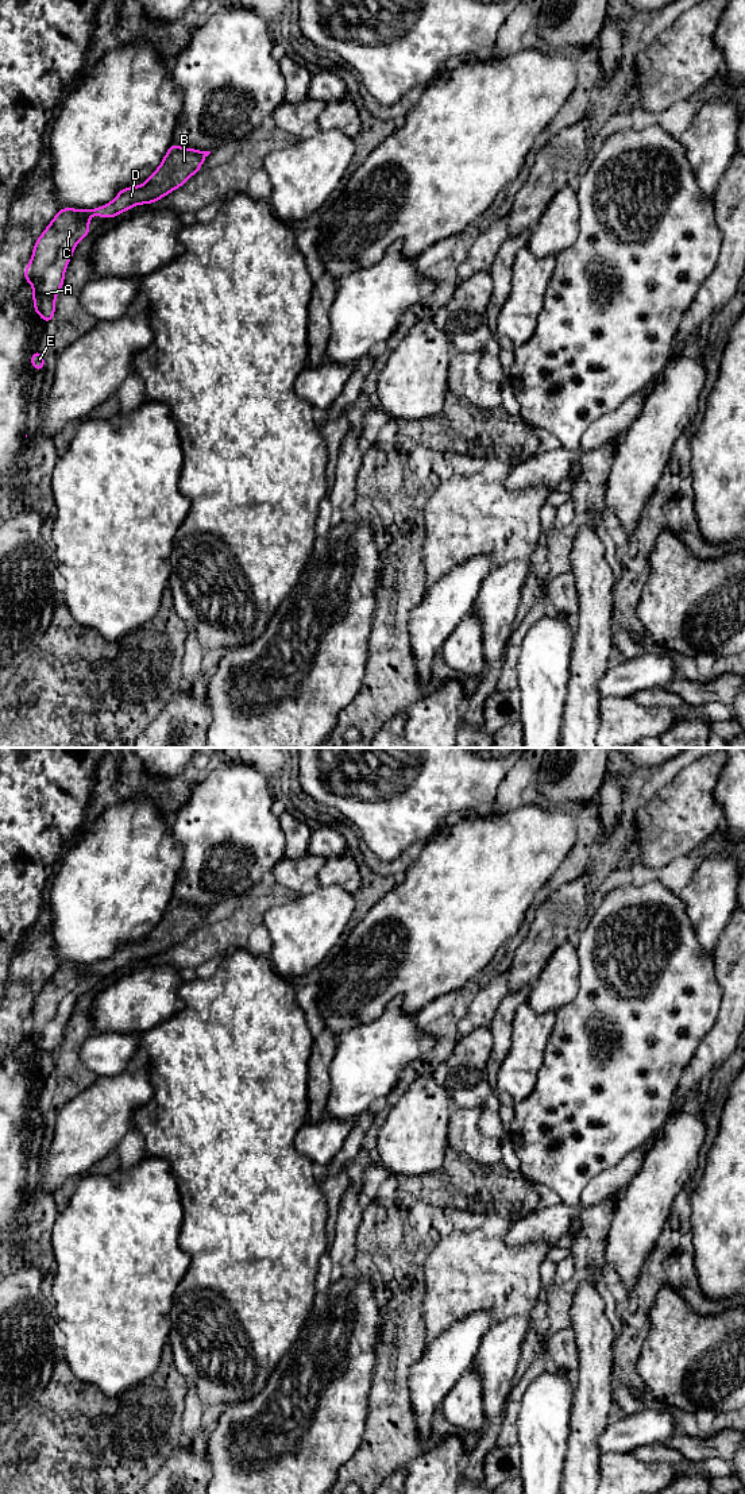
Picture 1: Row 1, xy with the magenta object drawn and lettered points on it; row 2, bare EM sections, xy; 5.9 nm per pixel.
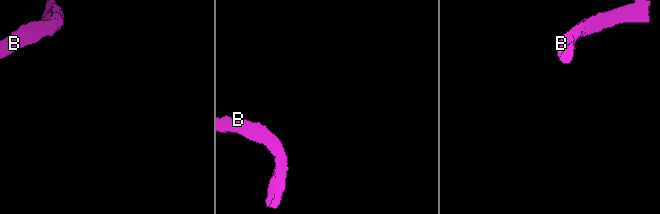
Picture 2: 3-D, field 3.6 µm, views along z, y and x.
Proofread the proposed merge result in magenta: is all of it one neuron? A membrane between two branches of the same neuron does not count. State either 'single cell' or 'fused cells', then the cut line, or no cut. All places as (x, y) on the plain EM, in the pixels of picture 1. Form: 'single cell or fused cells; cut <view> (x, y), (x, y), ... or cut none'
single cell; cut none

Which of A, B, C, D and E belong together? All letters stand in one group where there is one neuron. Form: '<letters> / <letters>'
A B C D E

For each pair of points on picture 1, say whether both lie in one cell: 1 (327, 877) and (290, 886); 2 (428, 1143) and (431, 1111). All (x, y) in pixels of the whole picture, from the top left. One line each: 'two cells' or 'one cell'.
1: one cell
2: one cell

